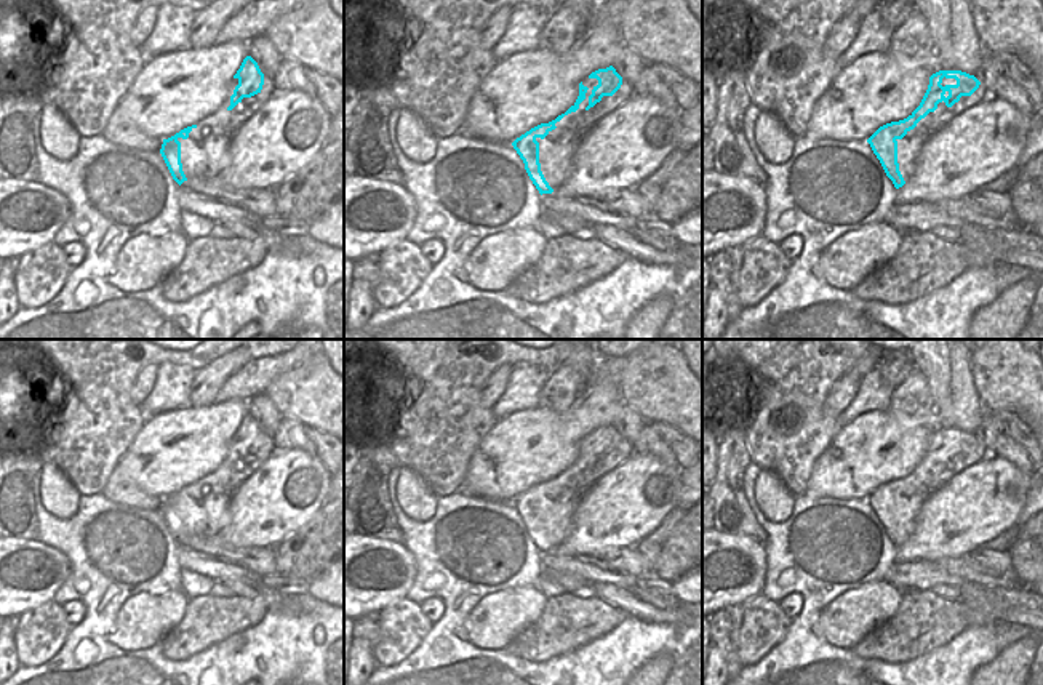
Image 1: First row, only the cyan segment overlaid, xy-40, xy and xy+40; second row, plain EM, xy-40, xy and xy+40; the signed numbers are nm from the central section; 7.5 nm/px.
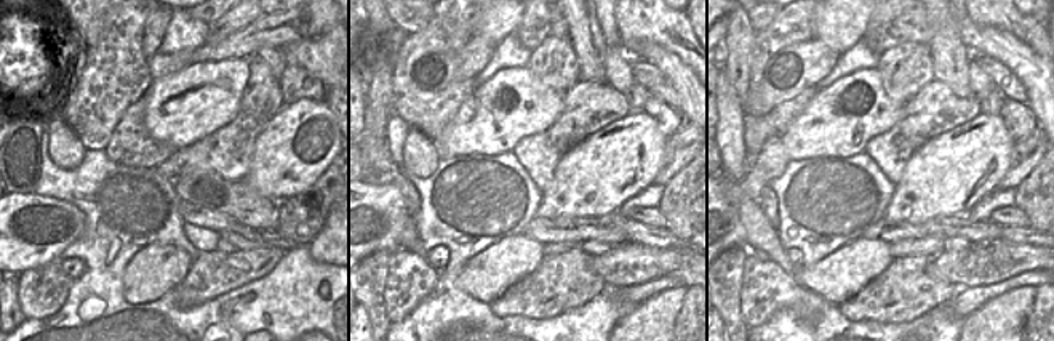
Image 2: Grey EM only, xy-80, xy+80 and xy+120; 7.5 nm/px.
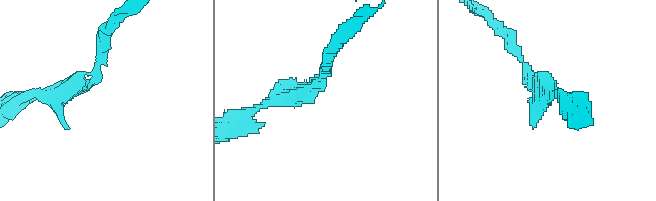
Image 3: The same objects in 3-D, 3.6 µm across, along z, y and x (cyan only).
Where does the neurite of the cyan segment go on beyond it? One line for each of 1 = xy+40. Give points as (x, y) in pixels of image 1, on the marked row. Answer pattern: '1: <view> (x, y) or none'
1: none

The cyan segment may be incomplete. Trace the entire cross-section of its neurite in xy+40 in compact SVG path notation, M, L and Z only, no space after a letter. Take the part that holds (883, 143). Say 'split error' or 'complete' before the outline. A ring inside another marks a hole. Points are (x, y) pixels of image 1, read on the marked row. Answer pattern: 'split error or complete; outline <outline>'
complete; outline M939 70L929 77L929 85L920 106L907 118L880 126L867 139L896 189L905 184L897 163L897 141L929 112L934 112L939 102L944 101L947 107L952 107L961 96L971 96L979 85L981 82L966 72Z

